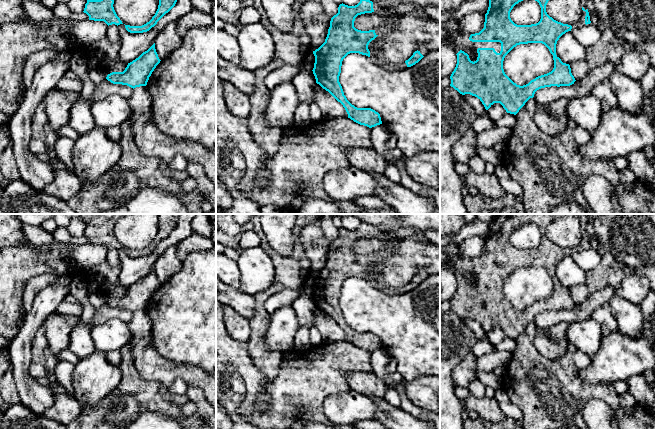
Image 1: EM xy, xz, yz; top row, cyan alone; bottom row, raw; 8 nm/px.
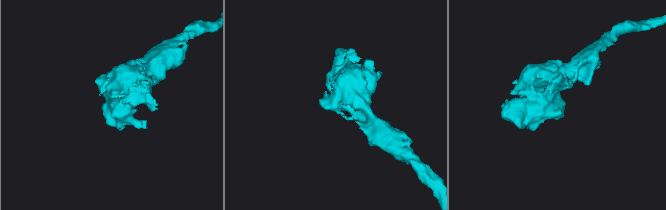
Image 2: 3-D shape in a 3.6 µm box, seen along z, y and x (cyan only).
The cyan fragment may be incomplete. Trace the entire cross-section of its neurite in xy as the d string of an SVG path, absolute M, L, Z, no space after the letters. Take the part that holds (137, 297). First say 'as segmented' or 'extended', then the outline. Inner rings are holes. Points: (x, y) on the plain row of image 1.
as segmented; M155 267L138 282L128 287L123 296L112 296L106 303L113 308L127 309L131 312L146 310L152 296L160 287Z

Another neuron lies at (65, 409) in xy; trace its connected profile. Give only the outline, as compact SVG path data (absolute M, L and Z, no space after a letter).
M60 393L54 395L54 403L44 413L44 415L62 425L68 425L76 421L84 406L81 405L74 397L68 394Z

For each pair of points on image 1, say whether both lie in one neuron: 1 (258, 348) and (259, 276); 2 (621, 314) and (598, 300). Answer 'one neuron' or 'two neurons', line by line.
1: two neurons
2: two neurons

